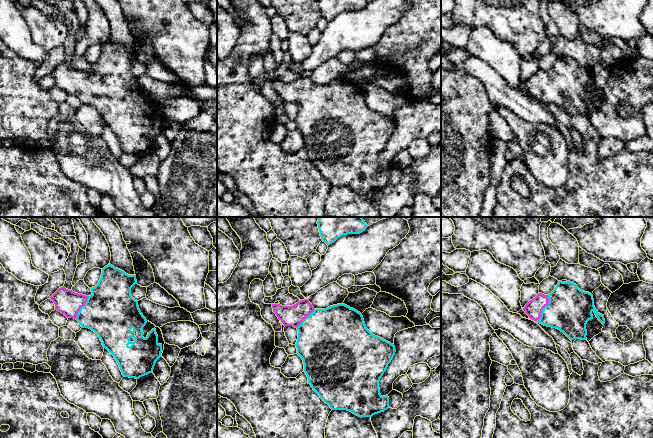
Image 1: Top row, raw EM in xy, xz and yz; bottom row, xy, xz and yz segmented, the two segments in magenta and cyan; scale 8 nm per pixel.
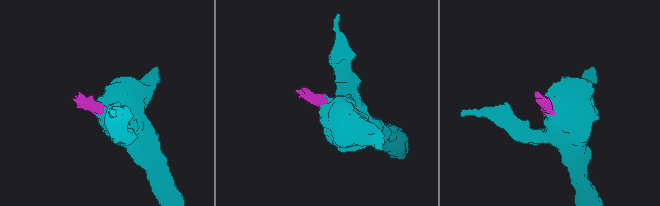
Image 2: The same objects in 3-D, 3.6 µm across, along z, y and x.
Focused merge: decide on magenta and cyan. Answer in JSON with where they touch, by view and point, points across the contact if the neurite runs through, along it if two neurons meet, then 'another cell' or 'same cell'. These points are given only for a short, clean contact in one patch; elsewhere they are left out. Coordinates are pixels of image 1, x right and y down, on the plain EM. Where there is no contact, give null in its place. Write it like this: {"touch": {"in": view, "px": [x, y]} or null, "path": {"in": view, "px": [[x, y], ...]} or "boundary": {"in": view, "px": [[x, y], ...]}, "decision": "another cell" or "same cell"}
{"touch": {"in": "yz", "px": [543, 83]}, "path": {"in": "yz", "px": [[534, 83], [543, 83], [569, 85]]}, "decision": "same cell"}

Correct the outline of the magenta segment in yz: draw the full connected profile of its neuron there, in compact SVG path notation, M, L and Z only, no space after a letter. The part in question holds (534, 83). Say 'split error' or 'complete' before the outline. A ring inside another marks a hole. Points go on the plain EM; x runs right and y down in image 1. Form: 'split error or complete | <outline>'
split error | M559 57L548 71L537 70L523 84L530 95L563 108L571 117L586 116L586 100L594 88L604 101L604 91L595 82L593 71L580 66L573 58Z

